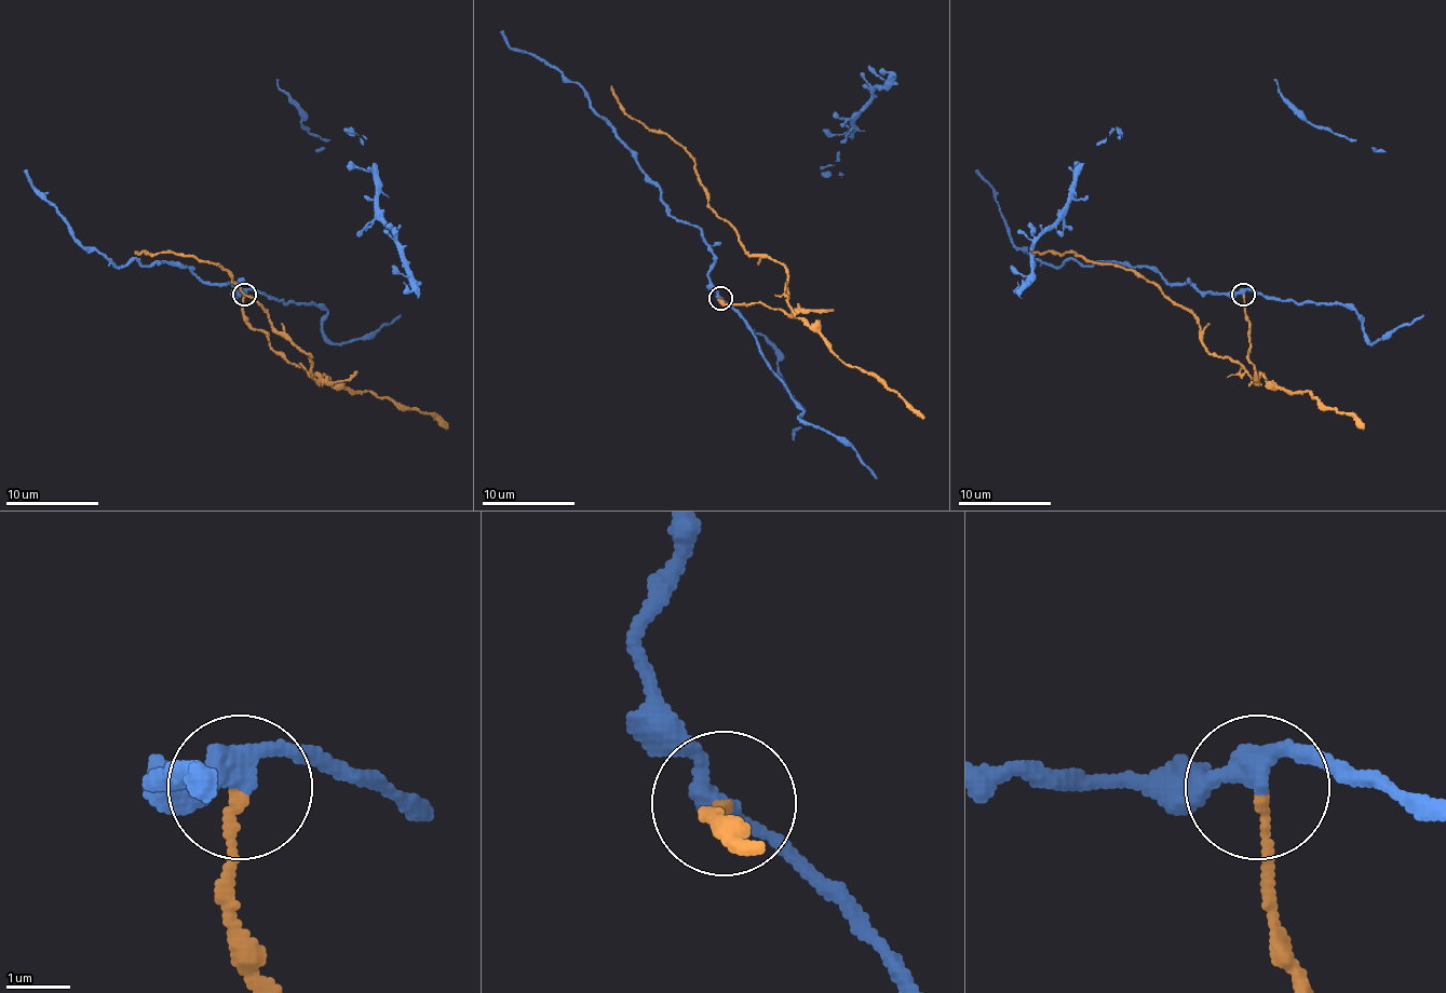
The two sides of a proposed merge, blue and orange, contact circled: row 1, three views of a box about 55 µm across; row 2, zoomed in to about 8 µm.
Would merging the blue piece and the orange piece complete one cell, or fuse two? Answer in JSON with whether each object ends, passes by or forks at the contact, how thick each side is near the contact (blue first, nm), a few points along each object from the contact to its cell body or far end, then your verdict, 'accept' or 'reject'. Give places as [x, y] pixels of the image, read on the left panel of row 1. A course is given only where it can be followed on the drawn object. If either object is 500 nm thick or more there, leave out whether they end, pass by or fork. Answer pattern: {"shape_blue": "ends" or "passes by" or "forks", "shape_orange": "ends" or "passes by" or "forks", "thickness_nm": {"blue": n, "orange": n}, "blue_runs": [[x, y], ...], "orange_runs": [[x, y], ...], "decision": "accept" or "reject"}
{"shape_blue": "passes by", "shape_orange": "ends", "thickness_nm": {"blue": 320, "orange": 150}, "blue_runs": [[244, 294], [202, 282], [186, 266], [130, 259], [116, 266], [81, 243], [25, 171]], "orange_runs": [[244, 294], [244, 320], [313, 378], [311, 356], [274, 326], [218, 263], [172, 252], [134, 252]], "decision": "reject"}

